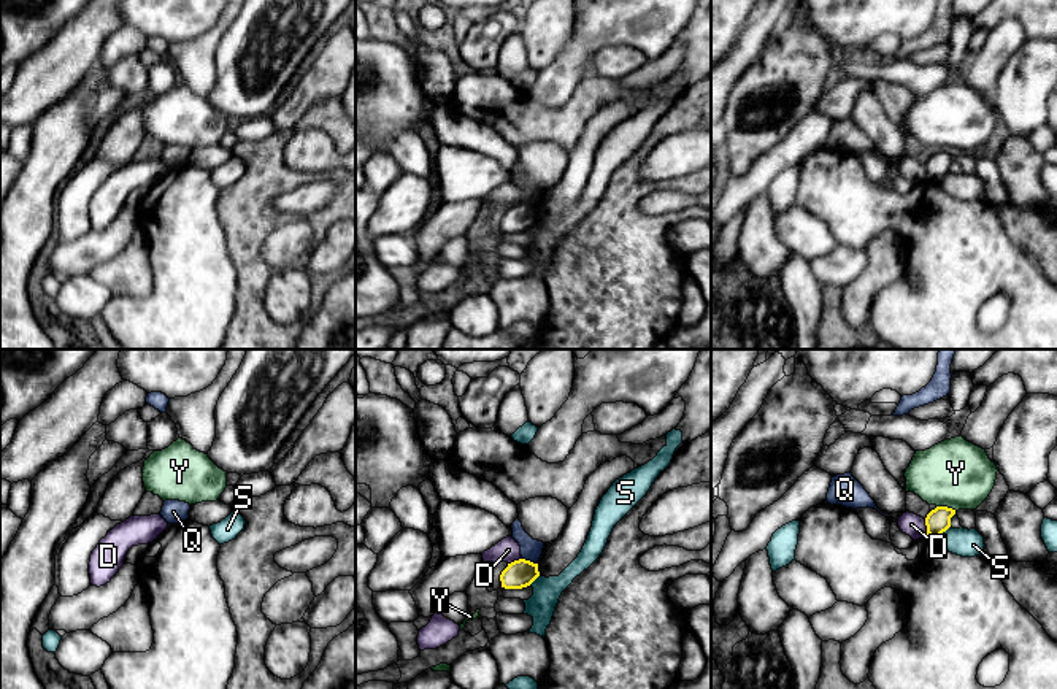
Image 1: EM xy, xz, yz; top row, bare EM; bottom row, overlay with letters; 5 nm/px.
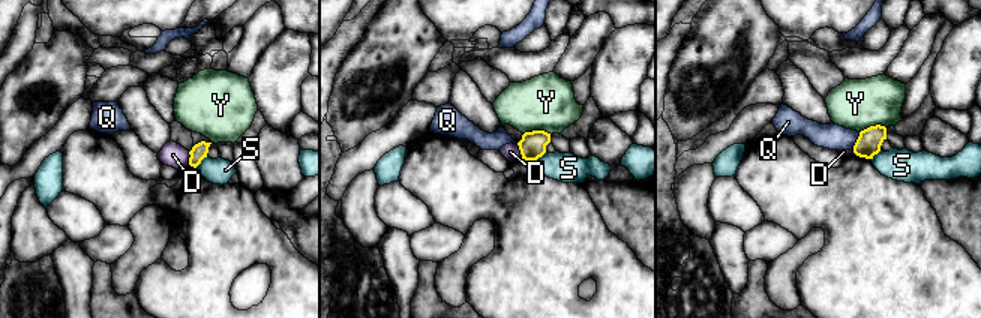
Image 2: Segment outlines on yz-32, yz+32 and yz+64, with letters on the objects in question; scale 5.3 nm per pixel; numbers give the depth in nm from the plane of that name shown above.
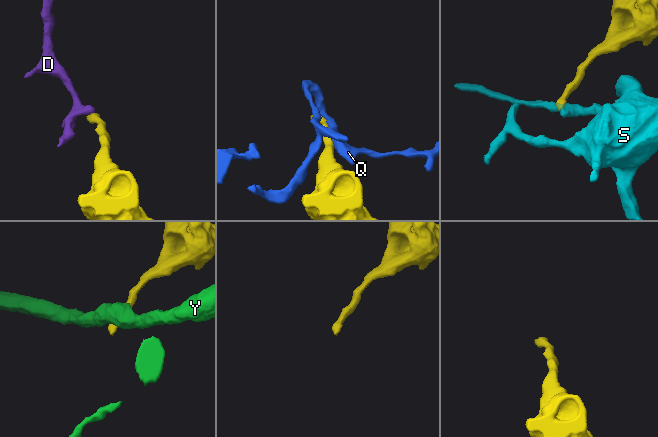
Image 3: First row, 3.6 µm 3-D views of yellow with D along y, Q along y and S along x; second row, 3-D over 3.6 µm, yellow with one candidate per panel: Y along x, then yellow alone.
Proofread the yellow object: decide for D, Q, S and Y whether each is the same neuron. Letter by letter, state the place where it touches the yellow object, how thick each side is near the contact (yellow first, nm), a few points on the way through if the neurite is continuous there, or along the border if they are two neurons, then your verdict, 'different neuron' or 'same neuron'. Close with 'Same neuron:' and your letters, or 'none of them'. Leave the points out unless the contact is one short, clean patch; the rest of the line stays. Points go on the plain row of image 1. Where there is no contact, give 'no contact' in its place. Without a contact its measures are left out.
D: yz (927, 172) | 120/120 nm | along yz (924, 164), (927, 178) | different neuron
Q: xz (529, 205) | 140/110 nm | different neuron
S: yz (943, 175) | 120/140 nm | along yz (949, 170), (938, 181) | different neuron
Y: yz (946, 151) | 120/340 nm | along yz (937, 150), (956, 154) | different neuron
Same neuron: none of them

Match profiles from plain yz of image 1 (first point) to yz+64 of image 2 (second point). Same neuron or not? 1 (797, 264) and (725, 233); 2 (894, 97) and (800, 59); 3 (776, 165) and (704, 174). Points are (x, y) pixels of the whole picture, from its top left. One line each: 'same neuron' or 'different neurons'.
1: same neuron
2: same neuron
3: different neurons

